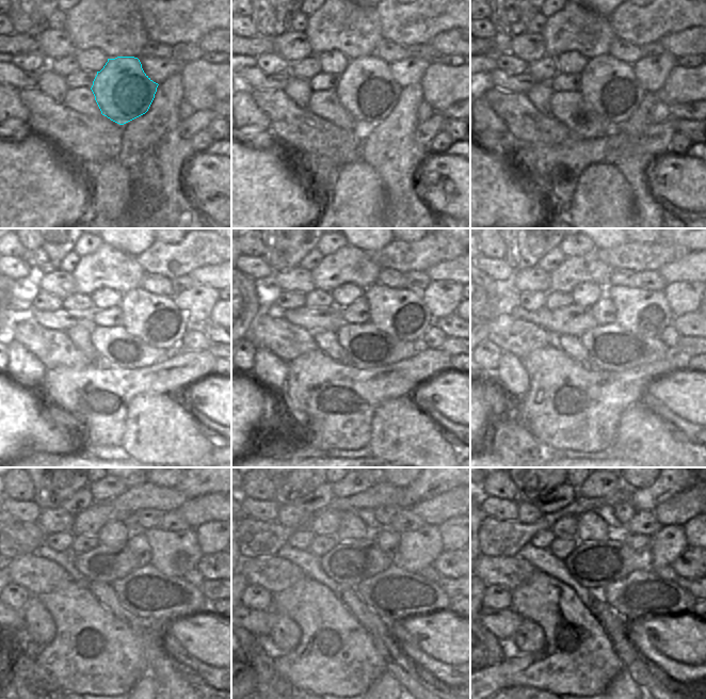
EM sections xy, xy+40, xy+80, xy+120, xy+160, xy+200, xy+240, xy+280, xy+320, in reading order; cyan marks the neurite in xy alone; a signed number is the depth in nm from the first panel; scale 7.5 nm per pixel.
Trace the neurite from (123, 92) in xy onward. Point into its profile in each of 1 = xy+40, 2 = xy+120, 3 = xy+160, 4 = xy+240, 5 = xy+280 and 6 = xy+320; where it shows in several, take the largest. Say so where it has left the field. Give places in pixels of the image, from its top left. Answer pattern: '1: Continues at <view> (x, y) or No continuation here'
1: Continues at xy+40 (366, 89)
2: Continues at xy+120 (157, 319)
3: Continues at xy+160 (401, 313)
4: Continues at xy+240 (176, 553)
5: Continues at xy+280 (417, 550)
6: Continues at xy+320 (670, 541)

